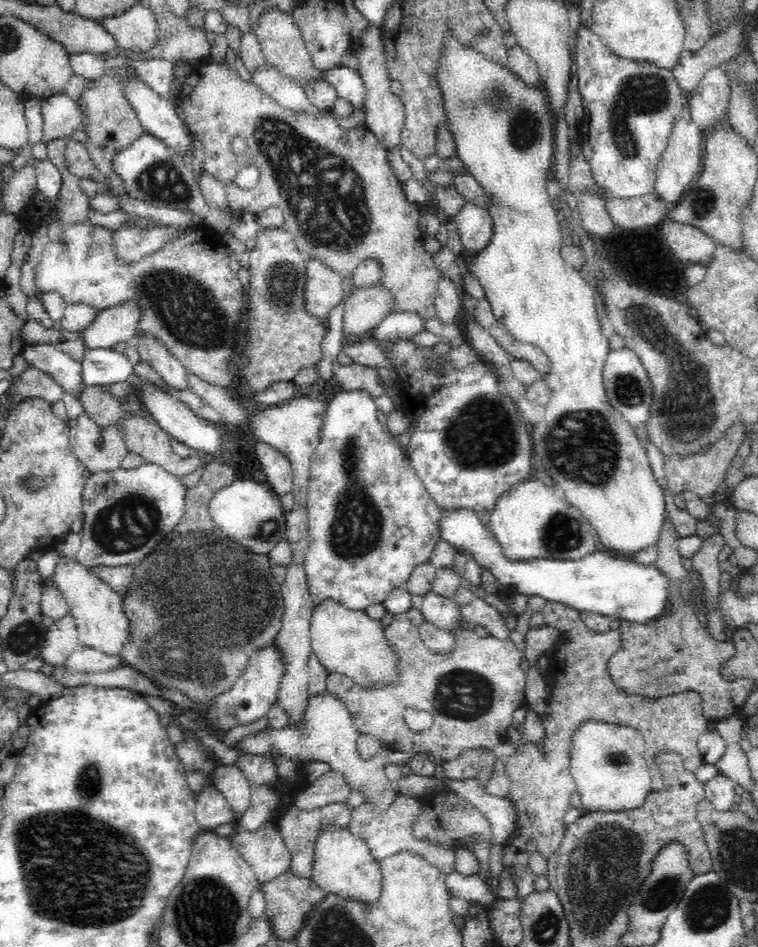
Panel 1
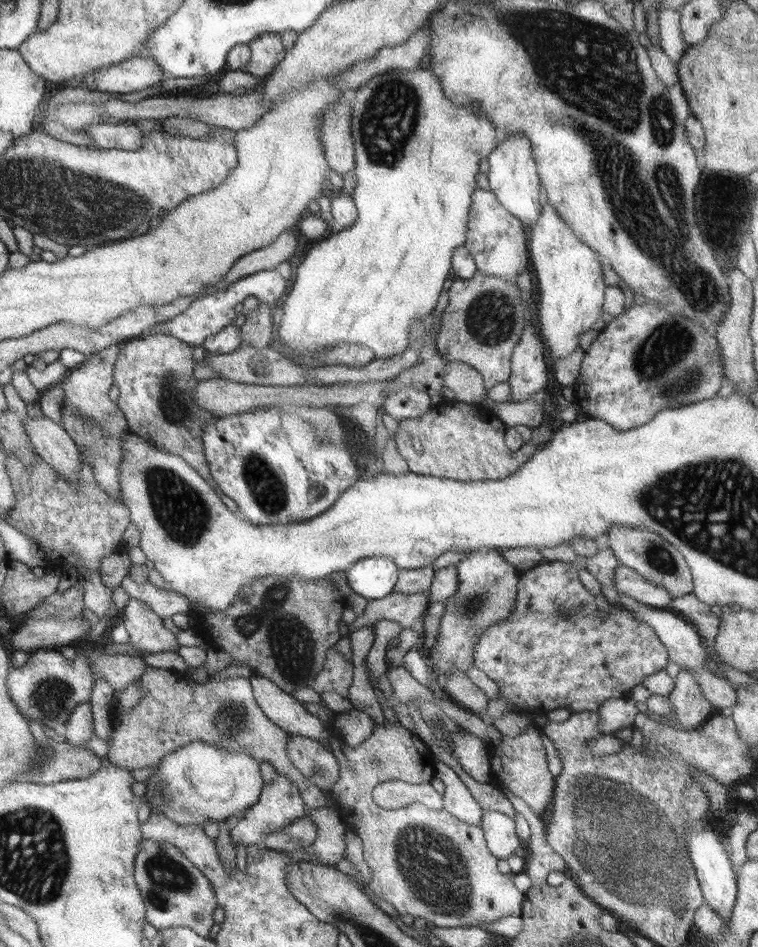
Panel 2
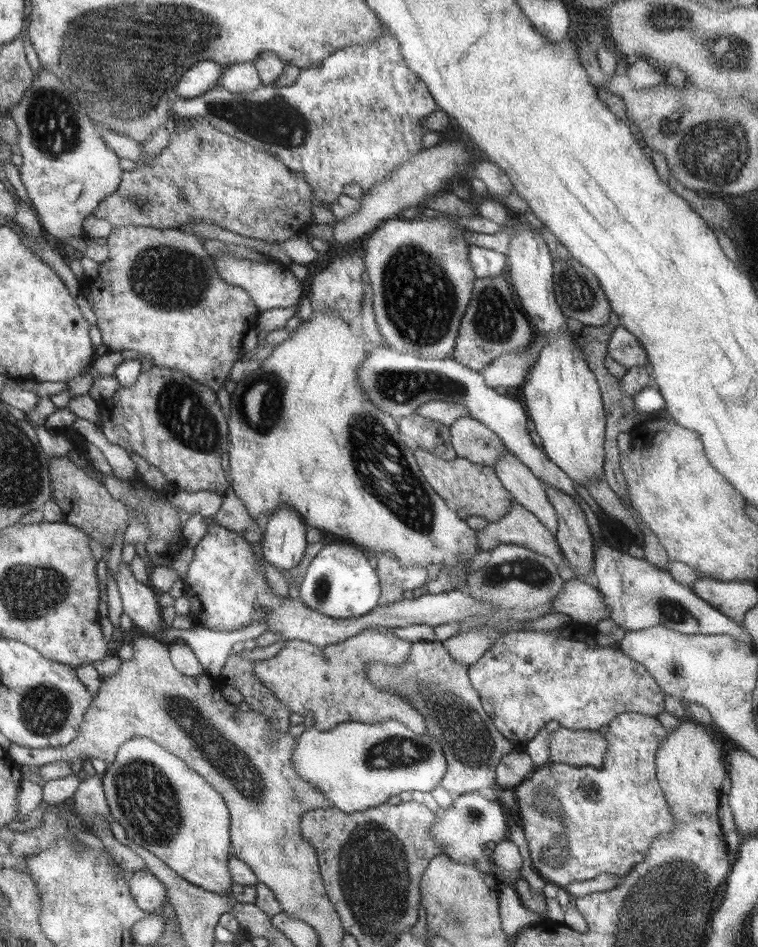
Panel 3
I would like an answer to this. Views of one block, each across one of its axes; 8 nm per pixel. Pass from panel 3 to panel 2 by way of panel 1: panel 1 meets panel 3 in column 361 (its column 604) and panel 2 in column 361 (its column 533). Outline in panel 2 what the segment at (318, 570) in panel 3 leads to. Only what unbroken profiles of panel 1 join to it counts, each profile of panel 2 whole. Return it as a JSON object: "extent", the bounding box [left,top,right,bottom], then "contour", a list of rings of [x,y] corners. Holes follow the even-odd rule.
{"extent":[345,556,399,600],"contour":[[[371,556],[359,560],[345,572],[349,588],[365,600],[379,600],[395,590],[399,580],[399,566],[389,556]]]}

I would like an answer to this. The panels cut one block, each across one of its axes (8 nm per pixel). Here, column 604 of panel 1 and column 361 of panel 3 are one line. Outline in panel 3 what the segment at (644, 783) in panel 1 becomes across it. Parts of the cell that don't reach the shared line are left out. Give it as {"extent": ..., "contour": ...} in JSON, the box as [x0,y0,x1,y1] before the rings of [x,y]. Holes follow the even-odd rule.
{"extent":[293,720,447,814],"contour":[[[397,720],[379,724],[347,722],[329,732],[313,726],[305,728],[293,750],[293,768],[303,780],[327,796],[337,810],[353,814],[377,808],[389,796],[399,796],[401,792],[429,794],[441,786],[447,774],[447,758],[441,744],[429,732],[415,734]]]}

